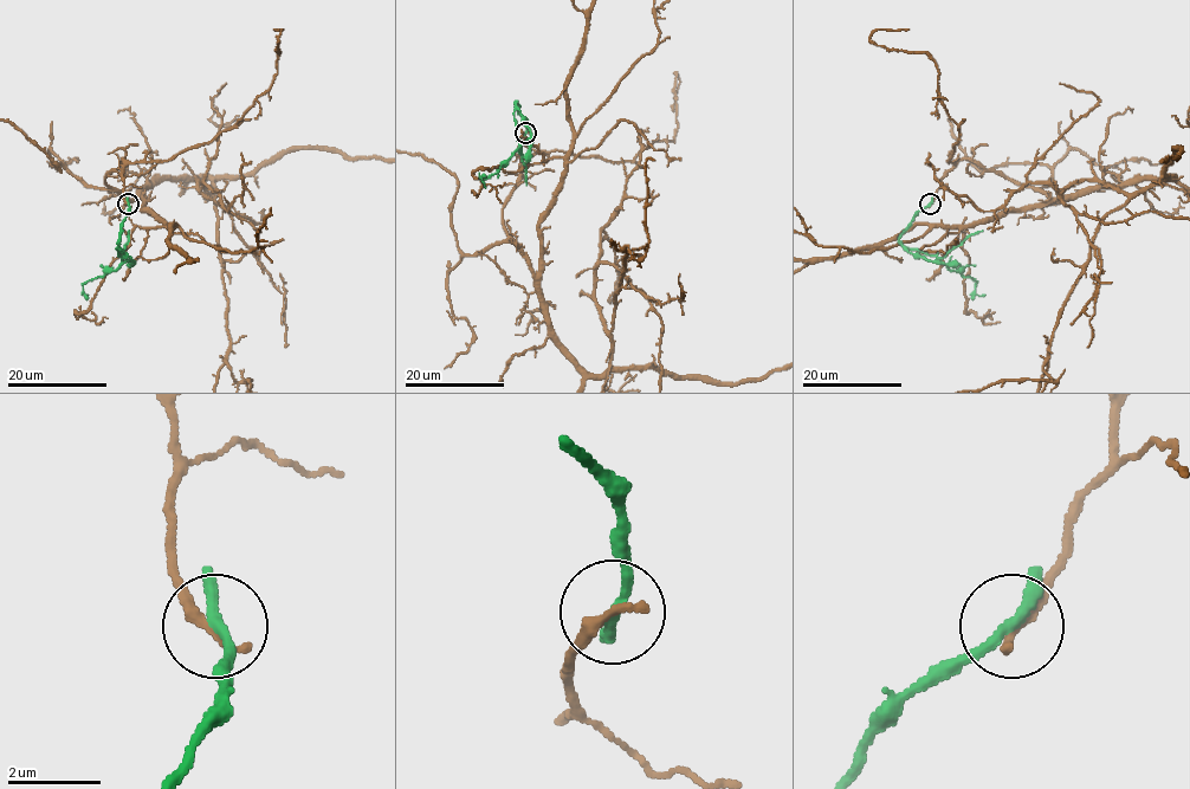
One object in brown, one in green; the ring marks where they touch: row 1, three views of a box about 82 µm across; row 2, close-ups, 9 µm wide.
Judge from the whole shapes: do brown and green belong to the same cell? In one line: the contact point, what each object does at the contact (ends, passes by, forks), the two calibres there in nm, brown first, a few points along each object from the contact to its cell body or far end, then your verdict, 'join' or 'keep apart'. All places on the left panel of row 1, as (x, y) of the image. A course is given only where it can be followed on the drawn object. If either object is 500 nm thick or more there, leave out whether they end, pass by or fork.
place (128, 204); brown ends; green passes by; calibres 300 and 240 nm; course green (128, 204), (118, 249), (133, 260), (127, 259), (116, 270), (83, 284), (83, 293), (88, 295); keep apart

